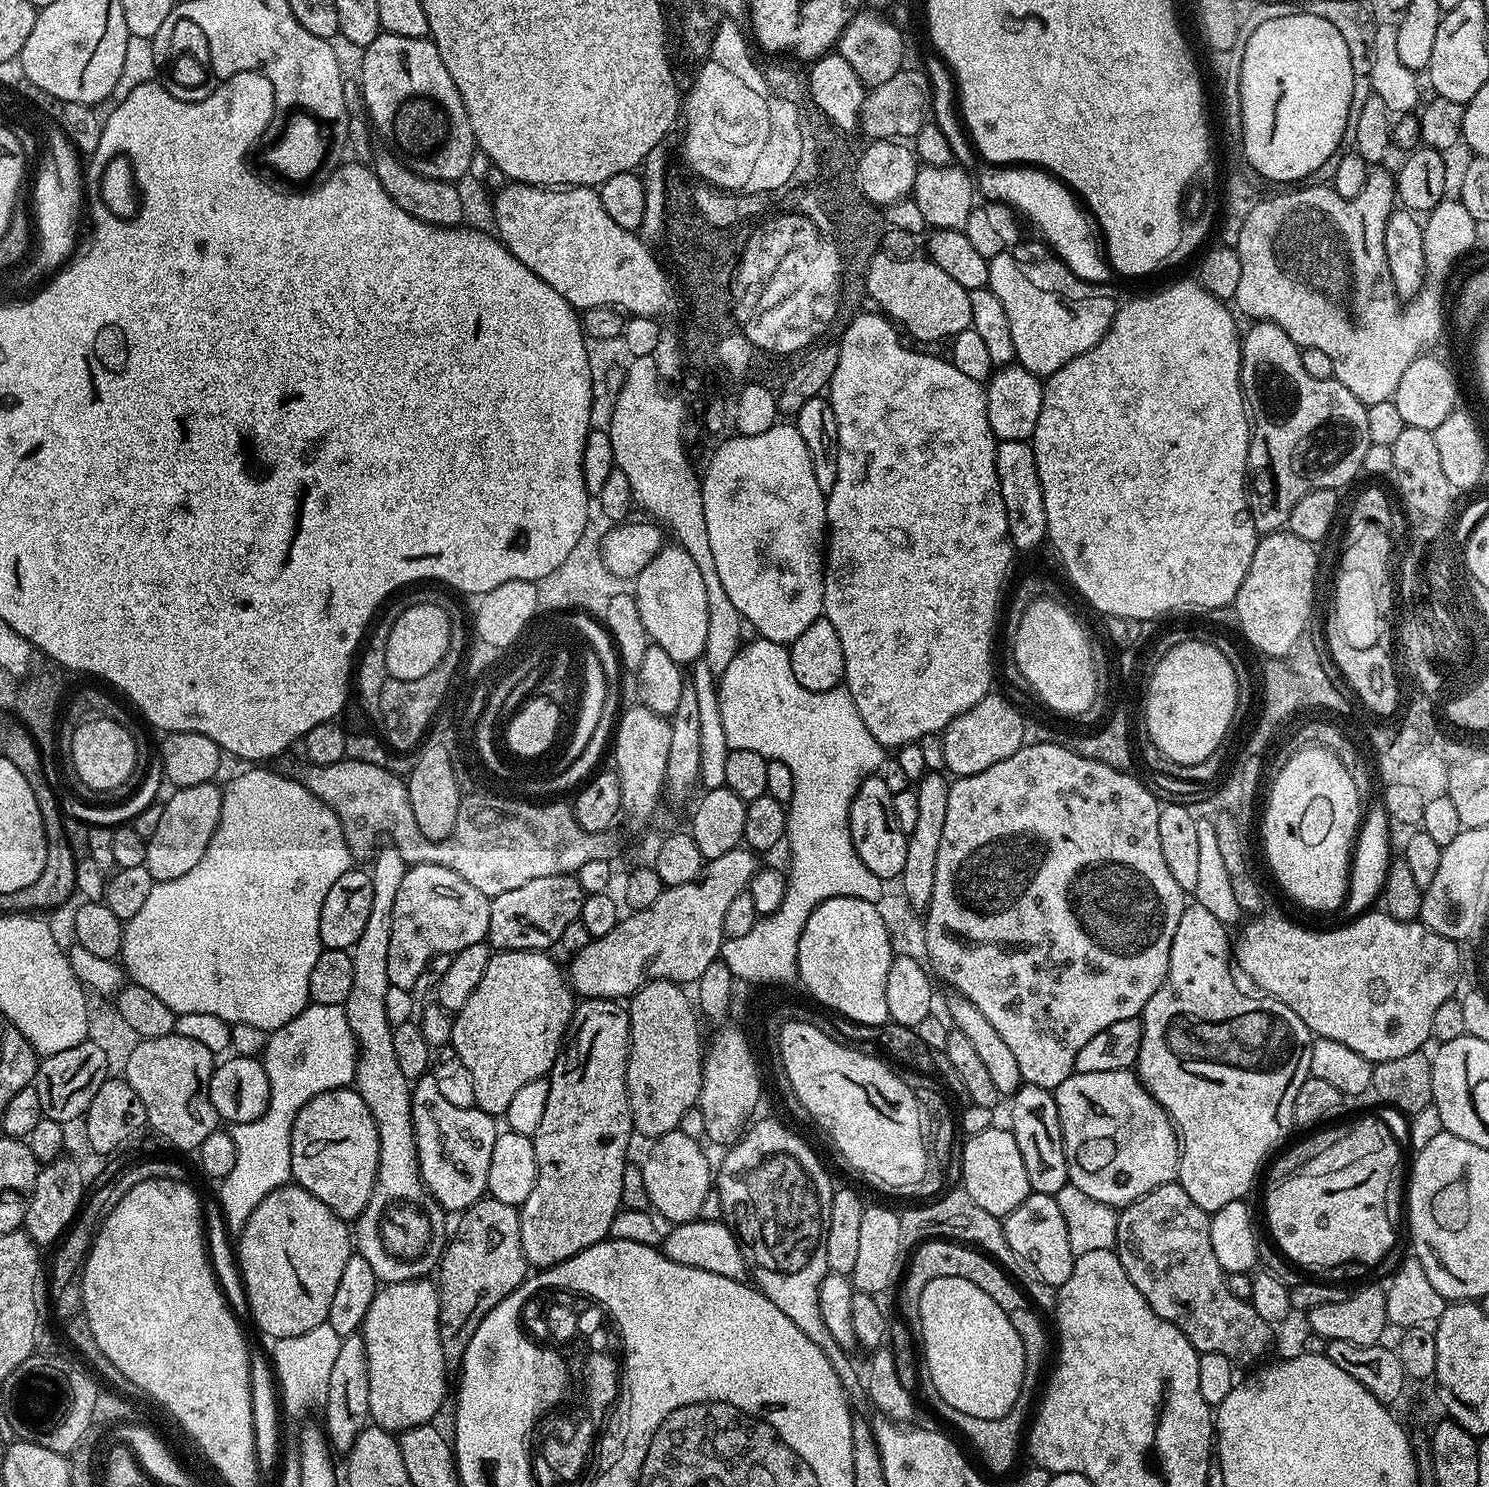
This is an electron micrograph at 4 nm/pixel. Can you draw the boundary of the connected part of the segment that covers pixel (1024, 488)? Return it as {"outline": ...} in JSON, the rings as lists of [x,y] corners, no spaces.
{"outline":[[[1027,440],[999,441],[996,446],[996,469],[1002,502],[1006,502],[1008,537],[1012,540],[1013,549],[1017,553],[1032,552],[1040,543],[1048,540],[1048,523],[1031,443]]]}

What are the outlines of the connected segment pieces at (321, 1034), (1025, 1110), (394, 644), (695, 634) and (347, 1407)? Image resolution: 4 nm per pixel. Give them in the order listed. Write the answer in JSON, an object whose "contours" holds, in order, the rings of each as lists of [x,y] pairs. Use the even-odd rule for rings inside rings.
{"contours":[[[[309,1003],[289,1024],[273,1031],[268,1037],[262,1053],[262,1063],[266,1070],[266,1078],[270,1082],[270,1098],[268,1108],[254,1122],[242,1122],[231,1125],[232,1141],[236,1147],[234,1170],[219,1185],[220,1199],[218,1204],[229,1229],[243,1229],[250,1214],[262,1202],[266,1194],[275,1188],[282,1188],[292,1180],[292,1127],[298,1110],[310,1098],[318,1098],[318,1094],[326,1094],[335,1088],[347,1088],[355,1081],[358,1045],[356,1035],[350,1030],[350,1022],[341,1006],[322,1006]]],[[[1023,1083],[1010,1098],[1010,1104],[1012,1104],[1010,1130],[1014,1134],[1014,1142],[1018,1142],[1022,1163],[1026,1166],[1026,1178],[1030,1178],[1032,1191],[1055,1196],[1058,1190],[1062,1190],[1062,1186],[1070,1182],[1062,1138],[1062,1122],[1058,1118],[1055,1095],[1042,1086]]],[[[412,604],[397,620],[393,619],[391,621],[392,629],[386,642],[386,670],[389,677],[393,680],[413,680],[430,674],[430,670],[434,670],[434,666],[438,666],[438,662],[442,662],[442,658],[452,647],[454,635],[452,624],[454,624],[454,620],[448,615],[447,607],[439,608],[436,604]]],[[[679,543],[670,544],[661,547],[660,553],[634,577],[634,595],[649,641],[666,650],[679,666],[688,666],[704,655],[706,632],[710,627],[710,606],[706,603],[706,585],[702,582],[698,566],[694,566],[694,558],[690,558],[690,554],[686,554],[686,550],[682,550]]],[[[363,1335],[343,1337],[329,1380],[329,1390],[322,1407],[324,1428],[328,1431],[327,1443],[333,1453],[346,1454],[354,1446],[358,1434],[369,1427],[370,1417],[370,1374]]]]}

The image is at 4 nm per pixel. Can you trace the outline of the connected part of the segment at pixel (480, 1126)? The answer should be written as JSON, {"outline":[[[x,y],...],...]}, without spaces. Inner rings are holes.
{"outline":[[[432,1074],[421,1076],[411,1085],[410,1091],[420,1179],[445,1213],[463,1213],[488,1191],[490,1154],[494,1154],[494,1142],[498,1135],[497,1121],[481,1108],[463,1108],[447,1100]]]}

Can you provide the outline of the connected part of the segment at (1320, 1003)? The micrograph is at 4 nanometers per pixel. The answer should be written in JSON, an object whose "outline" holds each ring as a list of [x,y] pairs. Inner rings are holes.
{"outline":[[[1368,910],[1363,914],[1357,915],[1353,924],[1348,924],[1345,928],[1332,928],[1329,932],[1315,932],[1312,928],[1303,928],[1300,924],[1295,924],[1292,920],[1287,920],[1284,916],[1264,916],[1265,914],[1256,914],[1251,917],[1252,920],[1240,933],[1234,936],[1234,964],[1237,969],[1240,968],[1257,984],[1259,991],[1265,996],[1270,996],[1274,1000],[1281,1000],[1302,1022],[1306,1022],[1308,1031],[1315,1034],[1322,1040],[1333,1040],[1342,1042],[1342,1046],[1350,1046],[1358,1054],[1362,1054],[1367,1060],[1379,1062],[1389,1060],[1390,1058],[1402,1058],[1402,1054],[1421,1051],[1424,1043],[1430,1040],[1432,1036],[1432,1027],[1434,1026],[1434,1013],[1442,1002],[1453,999],[1456,988],[1456,979],[1460,976],[1460,952],[1457,941],[1448,940],[1442,934],[1430,930],[1416,920],[1395,920],[1383,910]]]}

